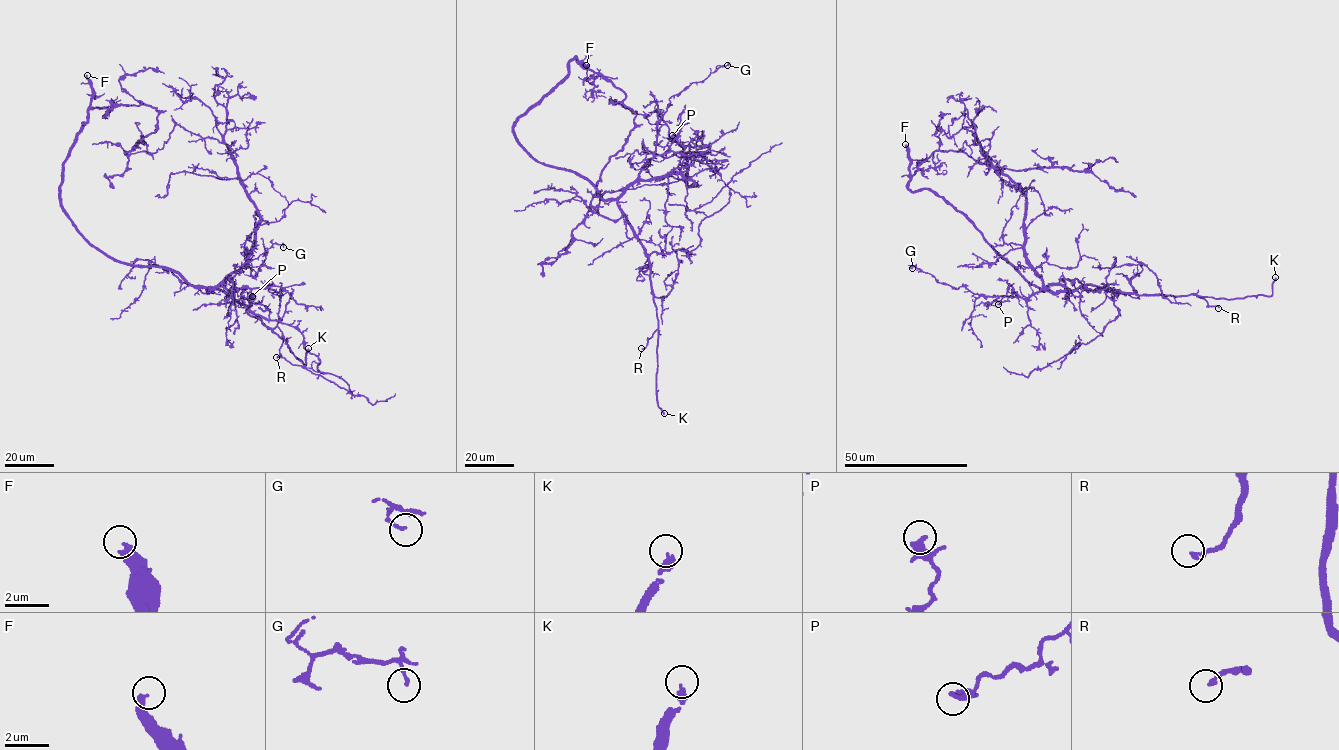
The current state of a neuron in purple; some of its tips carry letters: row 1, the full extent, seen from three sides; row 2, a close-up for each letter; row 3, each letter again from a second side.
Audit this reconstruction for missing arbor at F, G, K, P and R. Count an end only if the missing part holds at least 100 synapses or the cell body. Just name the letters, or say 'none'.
F, K

